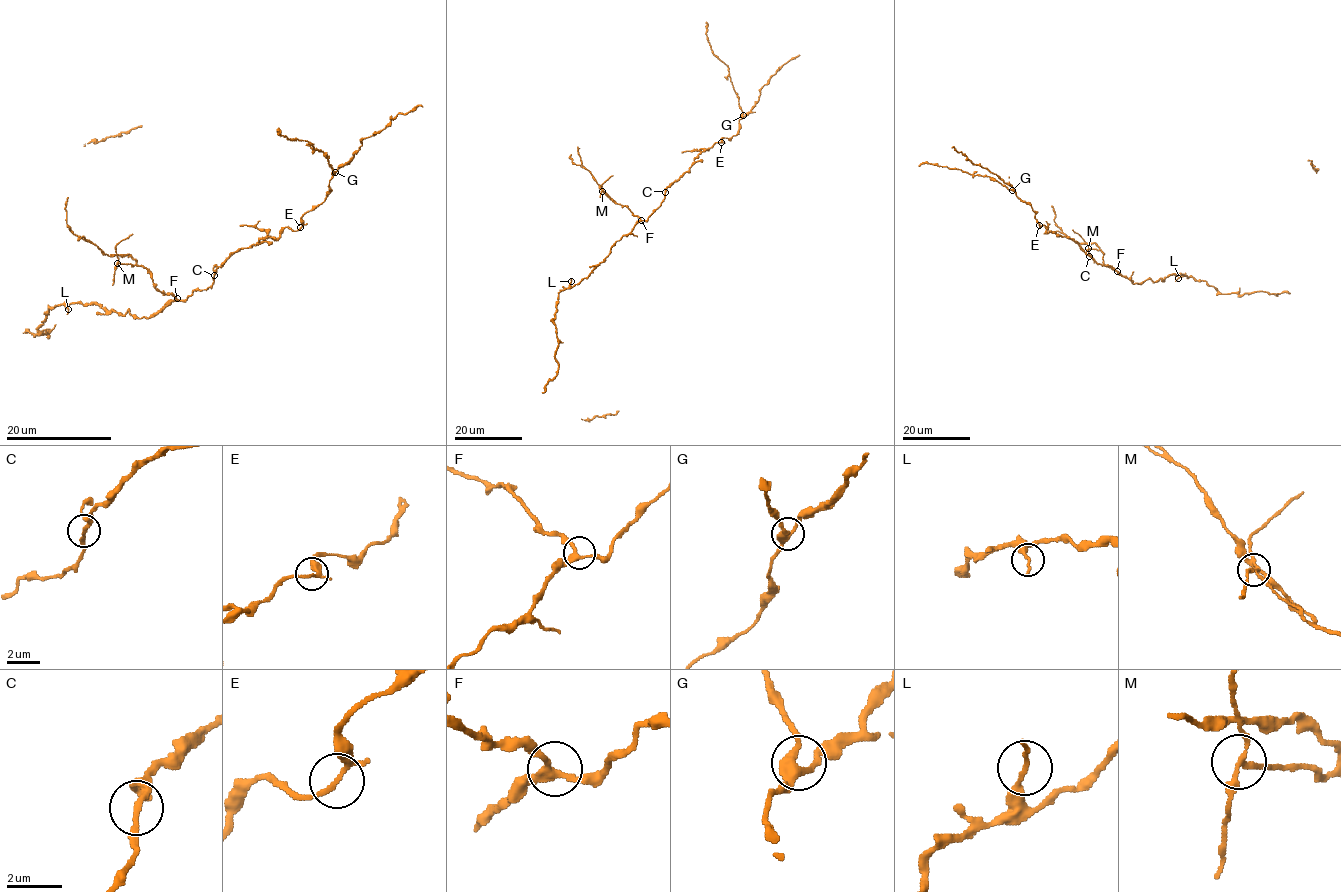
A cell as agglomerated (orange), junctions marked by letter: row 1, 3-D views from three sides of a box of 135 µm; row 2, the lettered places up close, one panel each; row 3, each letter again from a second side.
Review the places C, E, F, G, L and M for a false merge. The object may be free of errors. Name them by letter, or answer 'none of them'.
M

